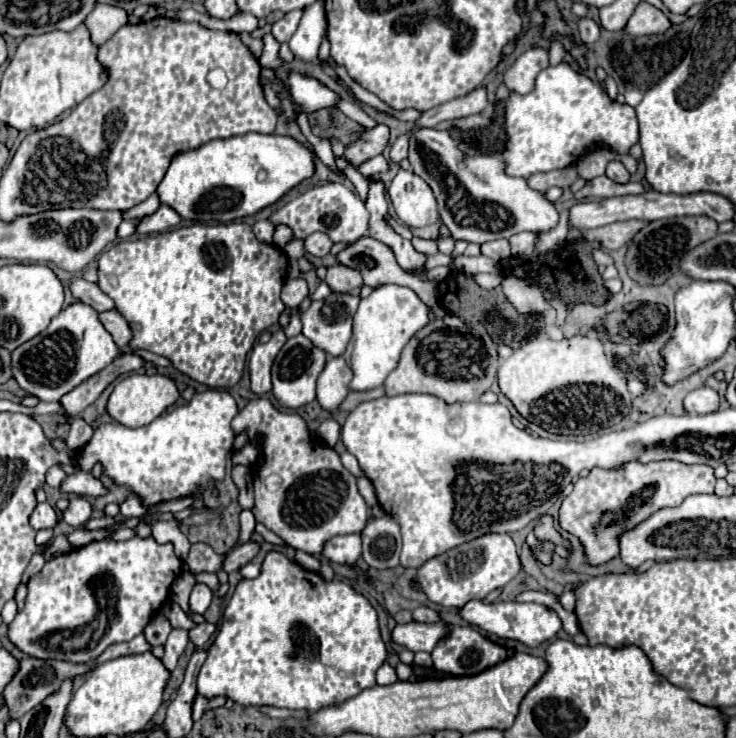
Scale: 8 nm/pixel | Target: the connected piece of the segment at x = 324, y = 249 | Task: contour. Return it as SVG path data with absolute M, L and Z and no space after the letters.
M316 232L316 234L312 234L304 240L304 252L310 254L310 256L316 256L316 258L322 258L322 256L330 254L330 248L332 248L332 242L322 232Z

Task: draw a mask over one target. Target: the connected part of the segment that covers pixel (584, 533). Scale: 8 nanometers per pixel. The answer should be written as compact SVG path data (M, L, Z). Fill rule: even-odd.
M676 460L650 464L630 462L620 470L594 468L586 478L580 478L570 496L564 498L560 508L560 526L582 540L590 564L604 564L618 556L620 532L634 528L660 508L680 506L686 496L702 492L712 494L714 486L714 468L694 468Z

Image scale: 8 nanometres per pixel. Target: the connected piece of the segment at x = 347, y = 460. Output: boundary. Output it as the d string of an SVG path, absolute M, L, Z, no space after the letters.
M350 452L340 454L340 460L342 460L342 464L344 464L354 476L362 476L362 470L360 470L360 466L358 466L358 460L356 460Z

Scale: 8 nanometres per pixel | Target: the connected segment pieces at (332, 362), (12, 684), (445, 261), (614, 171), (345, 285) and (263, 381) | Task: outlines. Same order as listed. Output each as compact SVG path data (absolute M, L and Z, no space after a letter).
M342 356L328 358L324 370L318 376L318 402L324 410L338 410L348 394L348 384L352 380L352 370Z
M4 640L4 648L8 648L18 658L18 664L20 664L16 676L8 682L8 686L2 692L4 702L8 706L8 712L10 712L10 718L24 716L28 710L32 710L36 704L40 704L48 694L56 692L60 688L62 680L76 678L78 674L84 674L88 670L88 664L70 664L70 662L60 662L60 660L36 660L36 658L30 658L30 656L22 654L20 650L16 650L8 640Z
M444 254L428 256L428 258L426 258L426 264L424 264L424 268L422 268L422 272L414 272L414 276L422 276L422 274L426 274L428 270L432 270L432 268L436 268L436 266L450 266L450 262L452 262L452 258L450 258L450 256L444 256Z
M612 160L606 168L606 176L612 180L612 182L618 182L618 184L626 184L630 182L630 174L628 170L624 168L624 164L620 160Z
M336 264L336 266L328 268L328 274L326 274L324 282L332 288L332 292L346 294L352 288L360 286L360 272L354 270L354 268L346 268L342 264Z
M278 328L270 340L266 344L258 342L252 352L250 352L250 360L248 360L248 368L250 368L250 382L252 382L252 392L256 394L266 394L272 390L272 382L270 382L270 366L278 354L278 350L284 346L286 336L284 330Z

